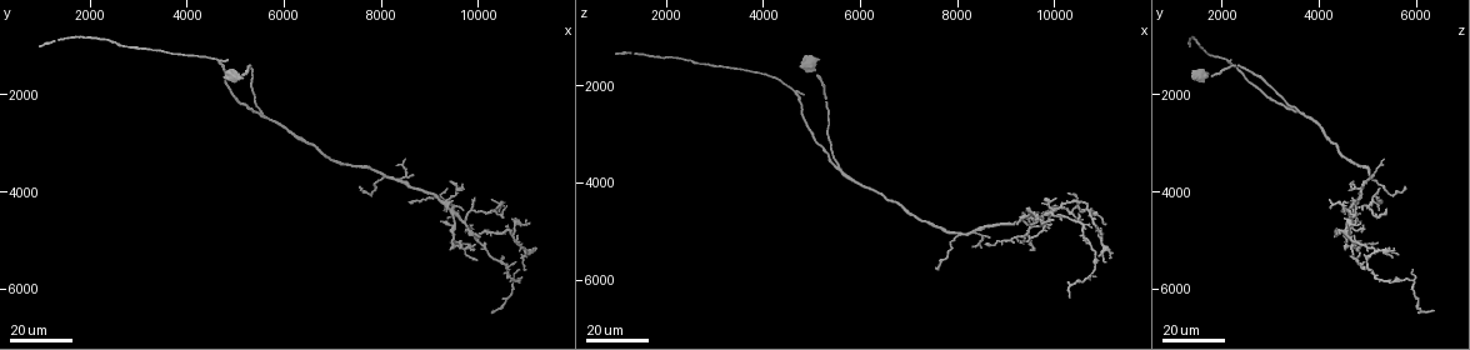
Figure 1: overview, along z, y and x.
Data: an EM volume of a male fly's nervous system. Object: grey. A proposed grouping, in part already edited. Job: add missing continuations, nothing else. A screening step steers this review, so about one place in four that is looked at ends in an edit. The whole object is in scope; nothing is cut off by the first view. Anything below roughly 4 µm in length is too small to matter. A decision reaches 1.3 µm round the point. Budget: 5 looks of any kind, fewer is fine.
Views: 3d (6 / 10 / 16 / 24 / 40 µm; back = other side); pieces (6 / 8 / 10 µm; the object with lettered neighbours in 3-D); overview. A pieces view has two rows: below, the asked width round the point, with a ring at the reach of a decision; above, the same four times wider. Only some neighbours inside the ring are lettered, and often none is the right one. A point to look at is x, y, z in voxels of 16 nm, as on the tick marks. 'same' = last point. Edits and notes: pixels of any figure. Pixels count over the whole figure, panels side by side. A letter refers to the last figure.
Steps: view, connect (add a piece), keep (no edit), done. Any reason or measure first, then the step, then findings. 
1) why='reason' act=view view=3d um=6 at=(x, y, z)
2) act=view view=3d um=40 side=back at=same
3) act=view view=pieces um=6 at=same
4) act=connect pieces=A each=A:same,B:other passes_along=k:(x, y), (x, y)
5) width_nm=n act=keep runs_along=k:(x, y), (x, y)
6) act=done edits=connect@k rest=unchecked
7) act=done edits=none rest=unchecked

why='thin end' act=view view=3d um=24 at=(9400, 5050, 5250)

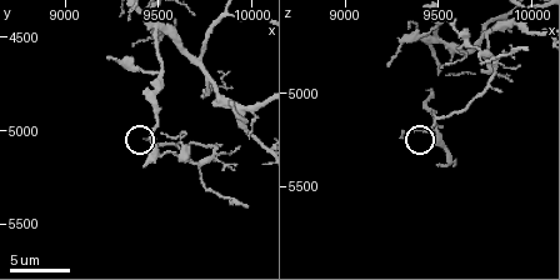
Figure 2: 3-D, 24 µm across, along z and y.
act=view view=pieces um=6 at=(9440, 5060, 5200)

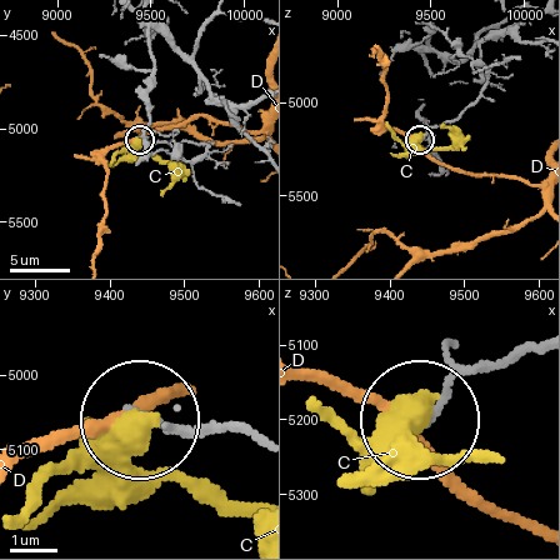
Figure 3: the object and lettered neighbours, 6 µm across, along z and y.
act=keep each=C:other,D:other runs_along=3:(538, 343), (478, 366), (421, 419) found='none of them fits'

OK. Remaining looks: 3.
why='end of a long branch' act=view view=3d um=16 at=(8550, 4250, 5250)

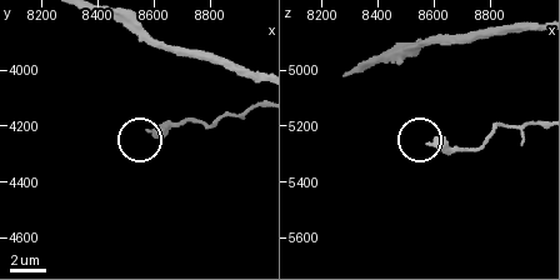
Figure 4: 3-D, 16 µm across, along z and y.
why='what lies round it' act=view view=pieces um=8 at=(8580, 4220, 5260)

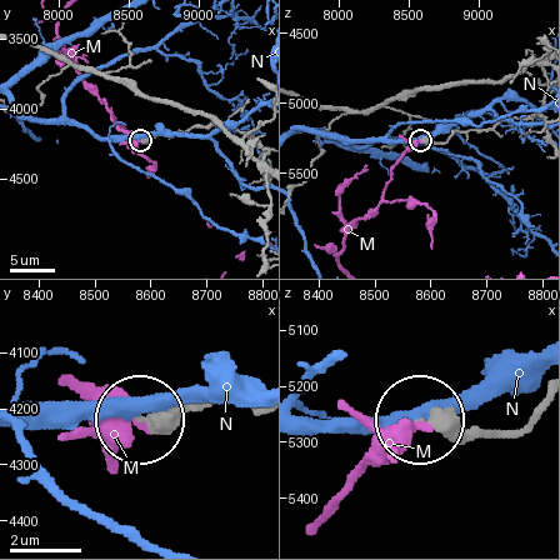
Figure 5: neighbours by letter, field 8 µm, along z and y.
act=keep each=M:other,N:other runs_along=5:(533, 415), (505, 433), (419, 424) found='none of them fits'

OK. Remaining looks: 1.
why='free end' act=view view=pieces um=6 at=(9220, 4620, 4860)

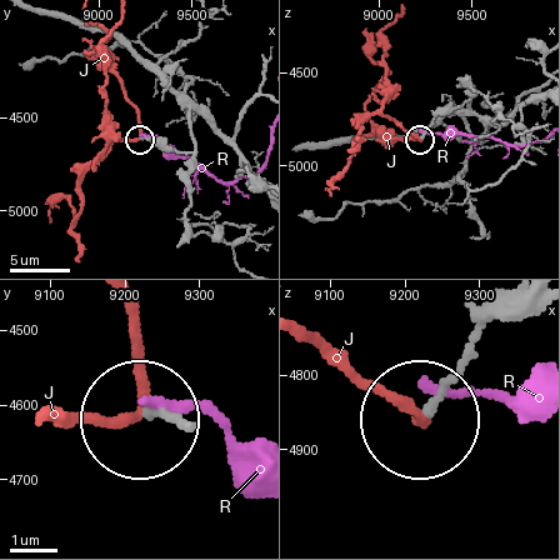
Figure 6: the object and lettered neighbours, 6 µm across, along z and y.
act=keep each=J:other,R:other runs_along=6:(510, 306), (431, 410) found='no lettered piece goes on from it'

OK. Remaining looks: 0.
act=done edits=none rest=unchecked

